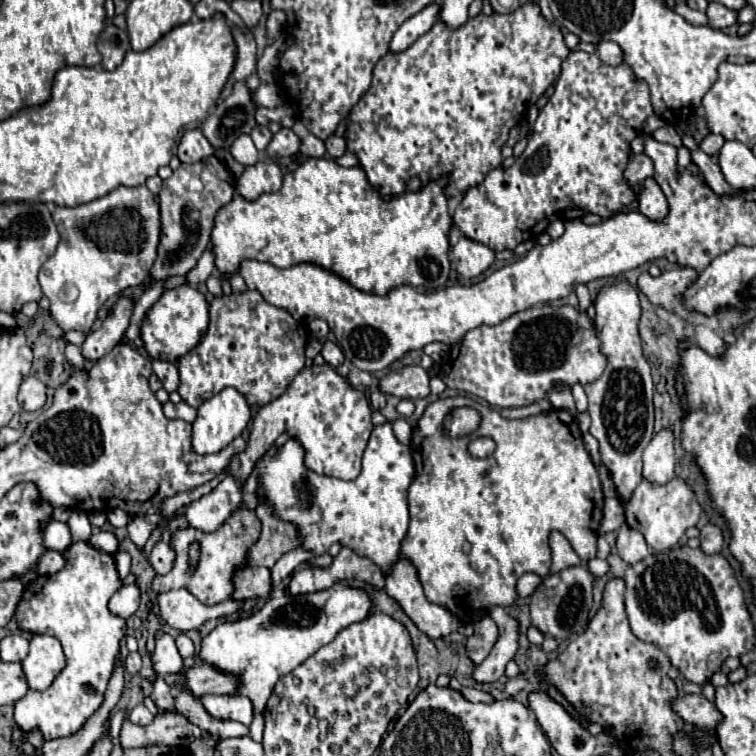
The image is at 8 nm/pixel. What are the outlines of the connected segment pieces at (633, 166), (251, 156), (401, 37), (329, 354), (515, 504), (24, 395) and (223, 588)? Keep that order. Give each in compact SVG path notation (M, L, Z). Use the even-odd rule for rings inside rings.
M644 152L632 156L632 160L630 160L628 168L626 168L626 180L630 182L630 186L640 184L640 182L644 182L650 176L654 176L654 164L652 164L652 160Z
M242 134L242 136L232 144L230 154L234 156L236 162L240 162L240 164L244 164L244 166L256 164L258 158L260 158L260 154L258 154L258 150L256 150L256 146L254 146L254 142L252 142L252 138L250 138L248 134Z
M434 2L430 4L430 8L426 8L426 12L418 12L418 16L406 20L406 24L402 24L402 28L398 28L398 32L394 34L394 40L390 42L390 52L402 52L420 36L424 36L438 22L438 8L440 2Z
M324 342L324 346L322 346L322 356L324 356L324 360L326 360L326 364L330 364L332 368L338 368L342 362L344 362L344 354L342 354L342 350L334 344L334 342Z
M466 396L444 398L426 406L412 430L410 450L416 474L406 494L410 526L400 544L400 556L418 568L418 580L422 580L426 598L454 612L460 622L470 622L476 612L490 606L512 606L518 598L516 582L522 574L536 572L542 578L550 576L548 536L552 530L562 532L570 540L582 562L594 558L604 496L598 470L582 444L578 420L568 410L552 408L544 414L506 420L498 410L478 400ZM452 406L476 408L484 418L480 428L464 438L444 436L442 418ZM480 436L490 436L496 442L496 450L488 458L472 458L468 452L468 444Z
M26 378L20 386L18 402L26 412L40 410L46 404L46 386L38 378Z
M236 510L230 516L230 520L212 534L200 532L196 528L178 530L172 540L172 548L178 552L176 564L170 574L154 578L154 584L152 584L154 592L170 592L176 588L186 588L206 606L224 602L232 592L234 570L246 562L246 552L258 540L258 536L260 536L260 520L256 518L256 514L252 510ZM190 542L200 544L200 558L198 558L196 568L190 562Z

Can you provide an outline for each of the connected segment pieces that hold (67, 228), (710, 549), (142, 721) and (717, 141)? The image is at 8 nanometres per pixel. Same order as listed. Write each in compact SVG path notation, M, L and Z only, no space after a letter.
M118 186L110 194L74 208L54 210L62 236L54 256L40 268L40 286L50 300L50 314L58 326L90 334L100 306L130 286L146 280L160 242L158 198L142 186Z
M706 524L700 530L700 550L706 554L718 554L722 550L722 532L714 524Z
M138 704L132 712L130 712L130 716L128 716L134 724L138 724L138 726L146 726L146 724L150 724L152 720L154 720L154 716L150 714L150 710L144 706L144 704Z
M710 134L710 136L706 136L704 140L702 140L702 144L700 144L700 148L706 152L706 154L716 154L720 148L722 148L722 144L724 144L726 140L724 140L724 136L720 136L720 134Z

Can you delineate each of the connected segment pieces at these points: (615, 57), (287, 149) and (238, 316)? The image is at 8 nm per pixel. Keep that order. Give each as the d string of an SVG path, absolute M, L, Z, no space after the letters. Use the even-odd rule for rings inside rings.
M612 40L600 42L596 50L598 50L598 56L600 56L600 60L602 60L604 64L608 64L608 66L618 66L618 64L622 64L622 50L620 50L620 46L614 44Z
M282 128L278 134L274 134L274 138L270 140L268 148L264 150L264 158L288 158L292 154L296 154L300 150L300 138L290 130L290 128Z
M248 290L242 294L220 296L210 304L210 326L200 344L178 360L180 386L178 392L184 402L198 408L202 402L218 394L220 390L232 386L242 392L250 406L264 406L276 400L286 392L296 374L304 368L304 346L306 346L306 328L296 322L286 310L268 304L258 292Z

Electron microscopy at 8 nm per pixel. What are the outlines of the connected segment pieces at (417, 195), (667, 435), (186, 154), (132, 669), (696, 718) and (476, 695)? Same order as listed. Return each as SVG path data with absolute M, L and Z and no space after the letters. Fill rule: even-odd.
M308 158L298 170L284 176L284 184L278 192L262 194L256 202L234 194L234 198L218 210L210 236L216 270L222 280L228 280L238 272L244 260L270 262L278 268L308 262L368 294L386 296L392 288L404 284L438 290L446 284L450 272L448 232L452 230L452 218L446 210L448 200L442 192L444 184L446 178L426 184L420 192L406 192L404 196L384 202L378 190L368 184L360 166L342 168L332 158Z
M670 430L654 434L652 442L644 450L642 478L652 484L666 484L674 476L674 438Z
M190 130L182 136L180 144L178 144L178 158L180 162L188 162L188 164L194 164L194 162L200 162L208 156L214 154L214 148L212 144L202 136L200 130Z
M130 652L126 656L126 672L128 674L138 674L142 668L142 660L140 660L140 654L138 652Z
M688 694L684 698L674 700L674 710L690 724L698 728L706 728L706 732L716 734L718 720L722 720L722 714L714 706L714 702L706 700L702 694Z
M462 688L462 694L470 700L470 702L494 702L494 698L488 694L488 692L482 692L482 690L476 690L476 688Z

